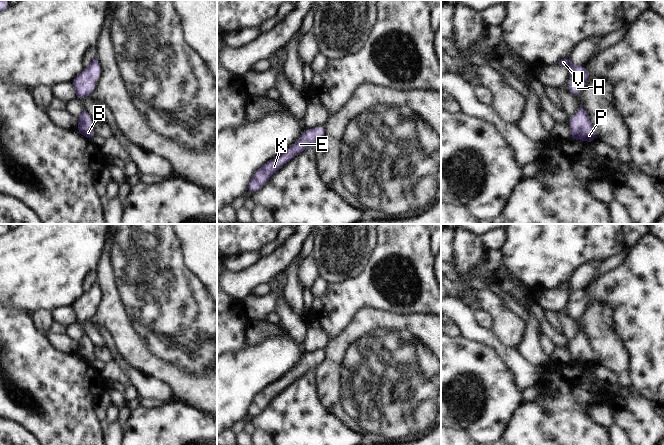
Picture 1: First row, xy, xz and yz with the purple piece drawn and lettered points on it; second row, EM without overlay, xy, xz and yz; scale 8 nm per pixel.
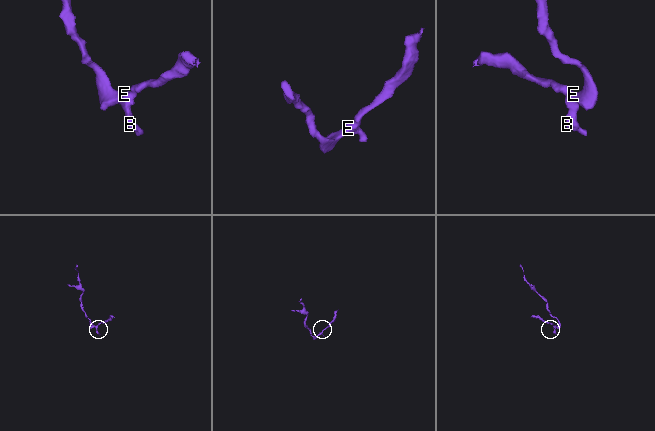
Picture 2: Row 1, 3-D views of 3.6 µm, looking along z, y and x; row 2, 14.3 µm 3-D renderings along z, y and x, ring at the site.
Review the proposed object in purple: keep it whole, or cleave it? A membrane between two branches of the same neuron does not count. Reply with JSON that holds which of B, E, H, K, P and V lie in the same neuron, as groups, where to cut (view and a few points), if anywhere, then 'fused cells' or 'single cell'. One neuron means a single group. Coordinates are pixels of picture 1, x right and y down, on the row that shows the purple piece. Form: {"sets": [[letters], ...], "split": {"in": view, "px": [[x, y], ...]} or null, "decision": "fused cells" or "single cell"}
{"sets": [["B", "E", "H", "K", "P", "V"]], "split": null, "decision": "single cell"}

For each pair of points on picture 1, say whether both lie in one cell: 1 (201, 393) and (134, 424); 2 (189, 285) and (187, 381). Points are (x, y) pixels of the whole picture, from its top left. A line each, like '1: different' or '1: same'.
1: different
2: same

